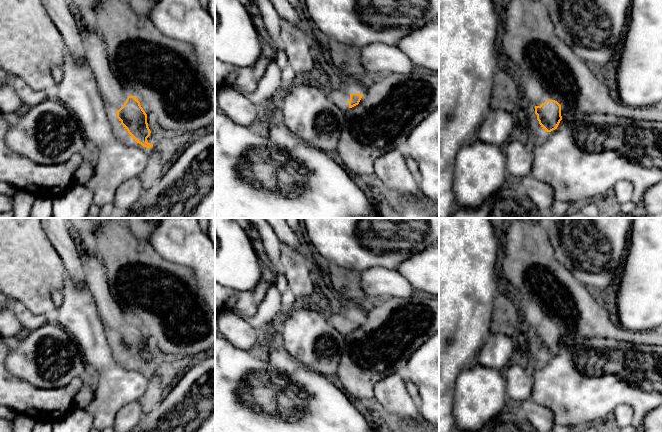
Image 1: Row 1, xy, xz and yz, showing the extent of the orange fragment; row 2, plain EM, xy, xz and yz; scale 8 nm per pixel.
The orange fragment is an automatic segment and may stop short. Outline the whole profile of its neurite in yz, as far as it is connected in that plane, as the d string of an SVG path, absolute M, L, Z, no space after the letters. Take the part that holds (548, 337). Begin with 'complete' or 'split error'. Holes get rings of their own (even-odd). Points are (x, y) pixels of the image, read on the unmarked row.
split error | M540 314L536 321L535 338L539 348L547 356L557 353L562 344L561 329L544 314Z

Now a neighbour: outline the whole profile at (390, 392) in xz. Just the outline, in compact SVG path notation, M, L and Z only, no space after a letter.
M403 373L390 374L374 386L374 398L399 419L418 419L418 403L406 389Z

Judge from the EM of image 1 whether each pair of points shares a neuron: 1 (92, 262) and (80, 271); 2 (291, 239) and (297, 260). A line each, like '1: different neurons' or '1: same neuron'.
1: different neurons
2: same neuron

